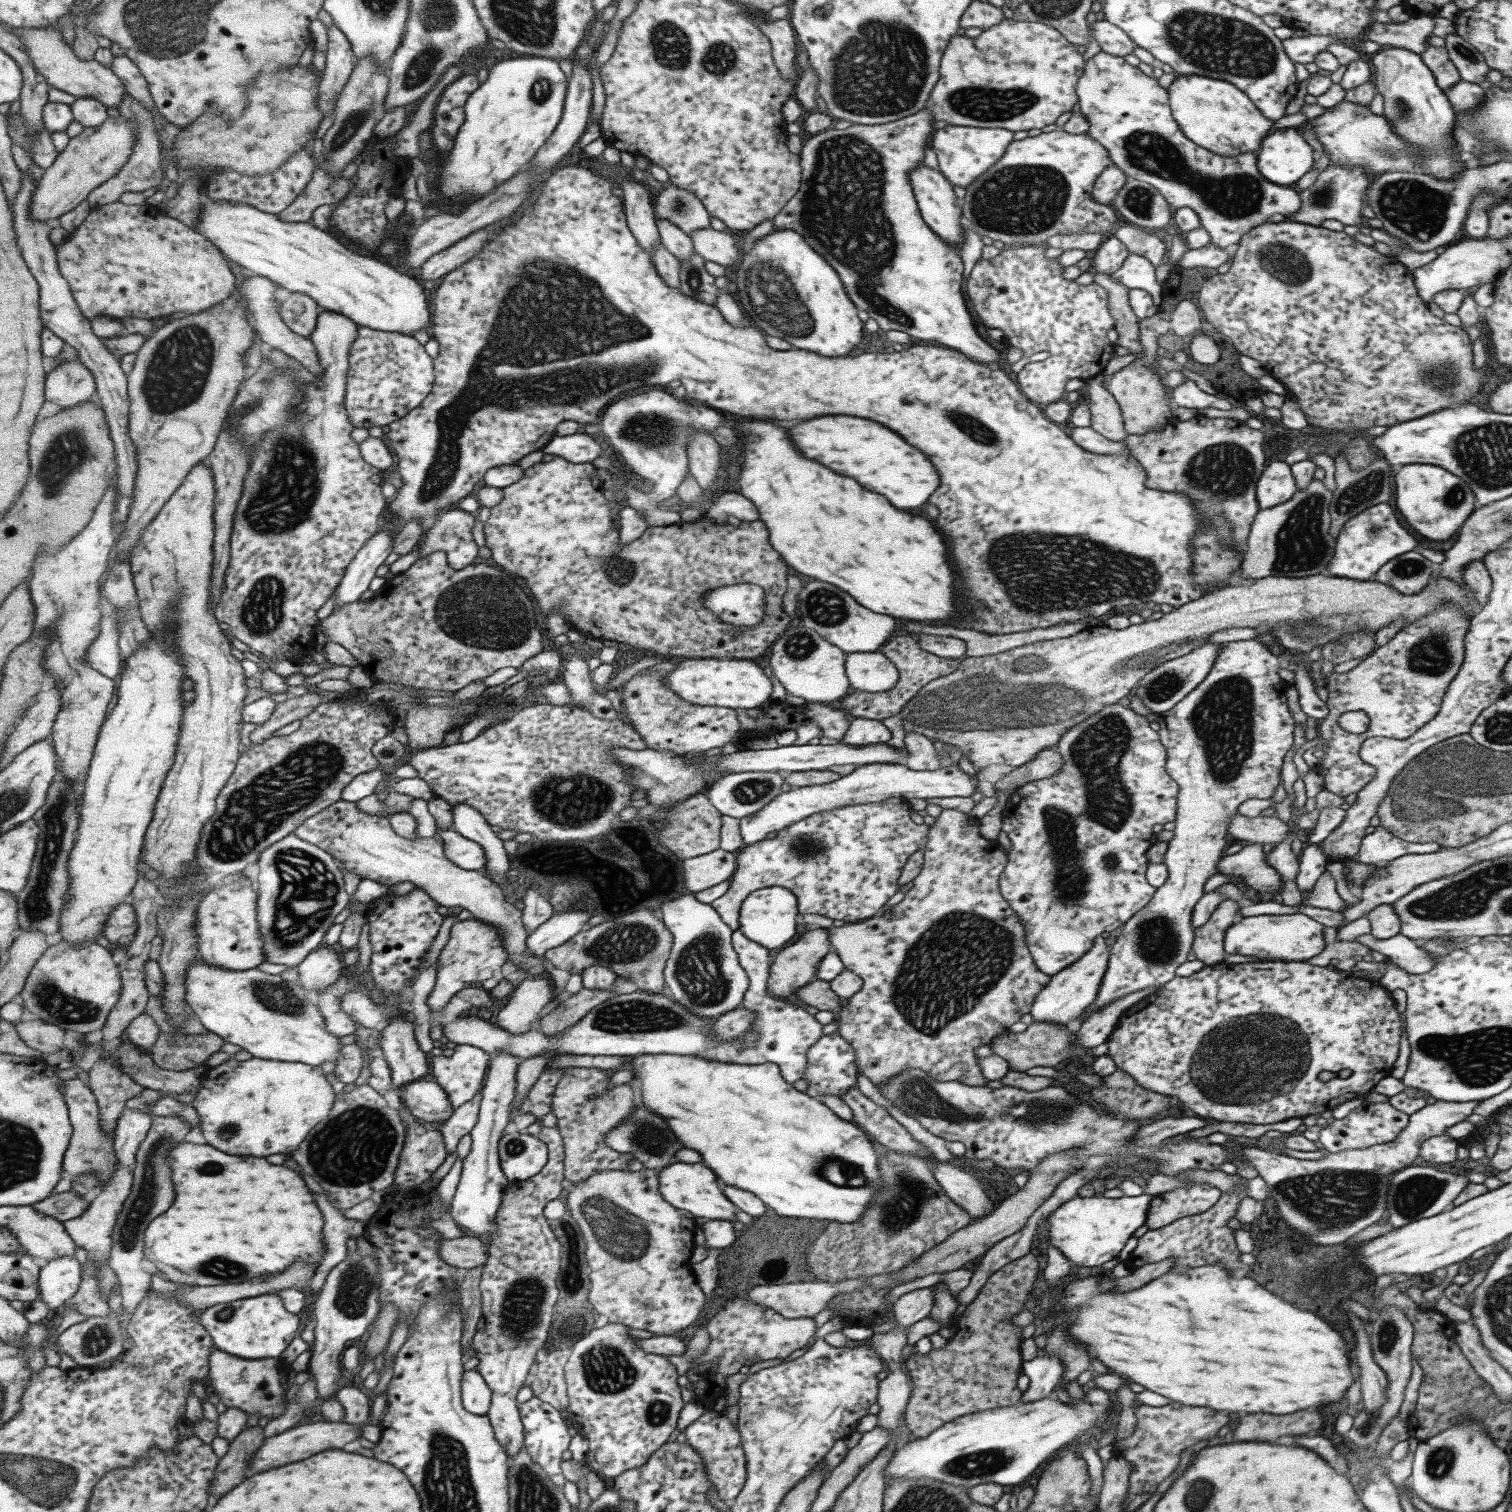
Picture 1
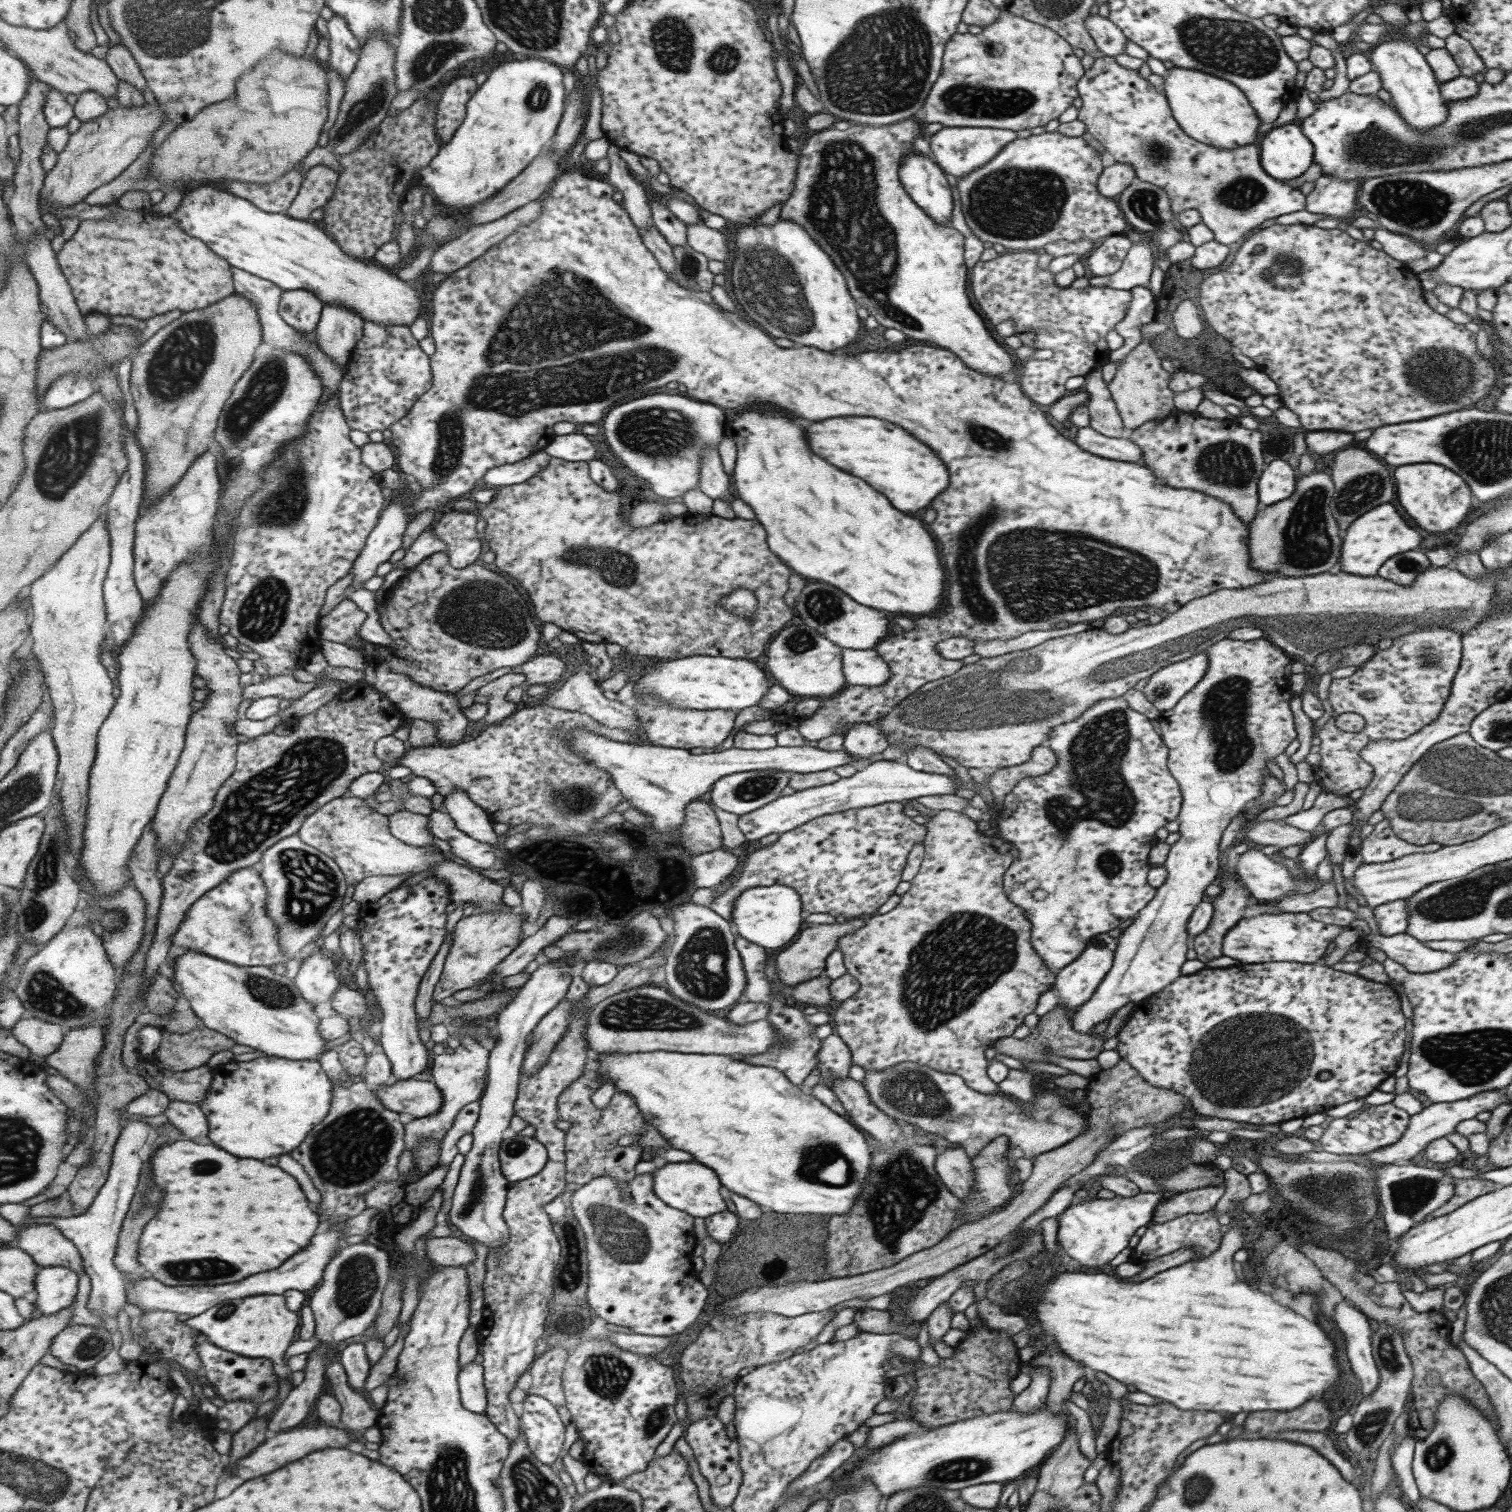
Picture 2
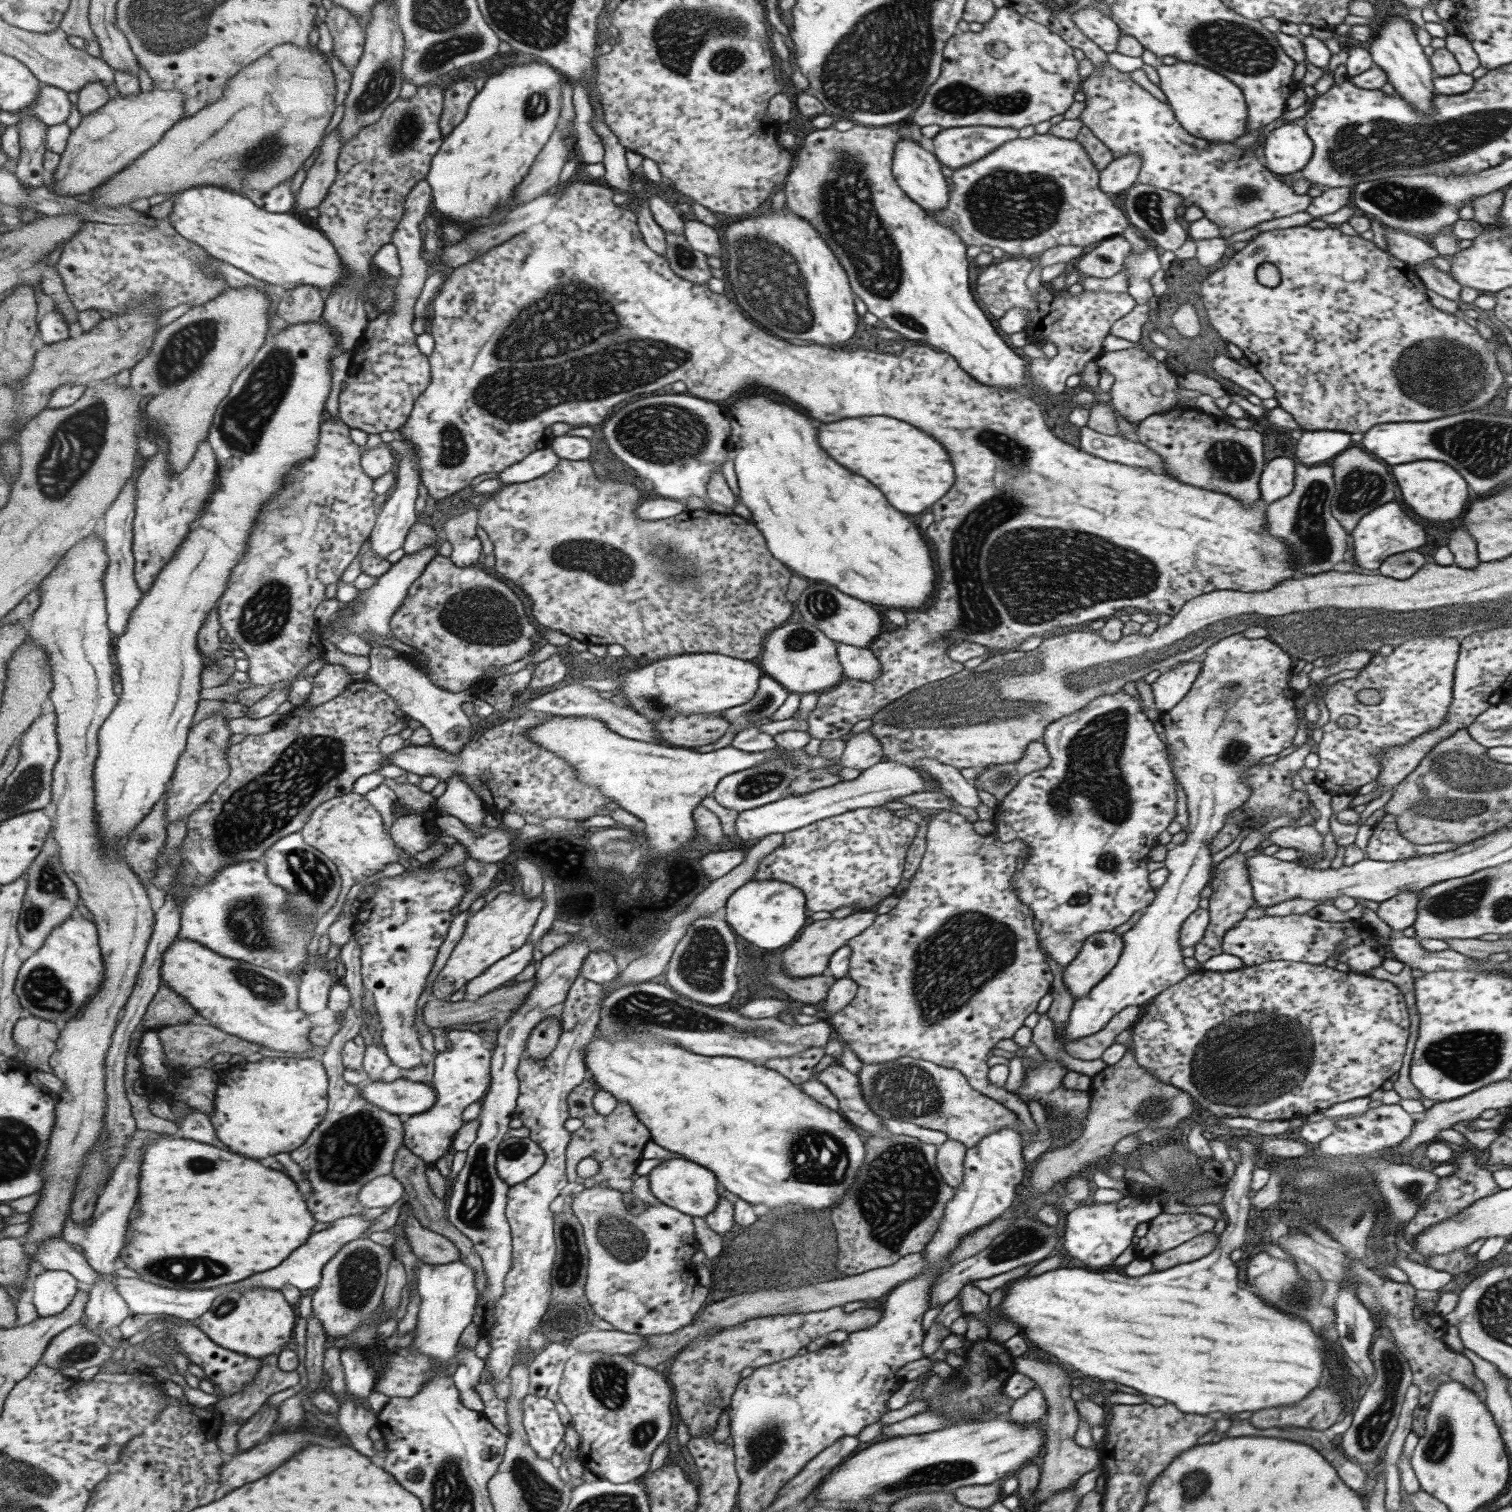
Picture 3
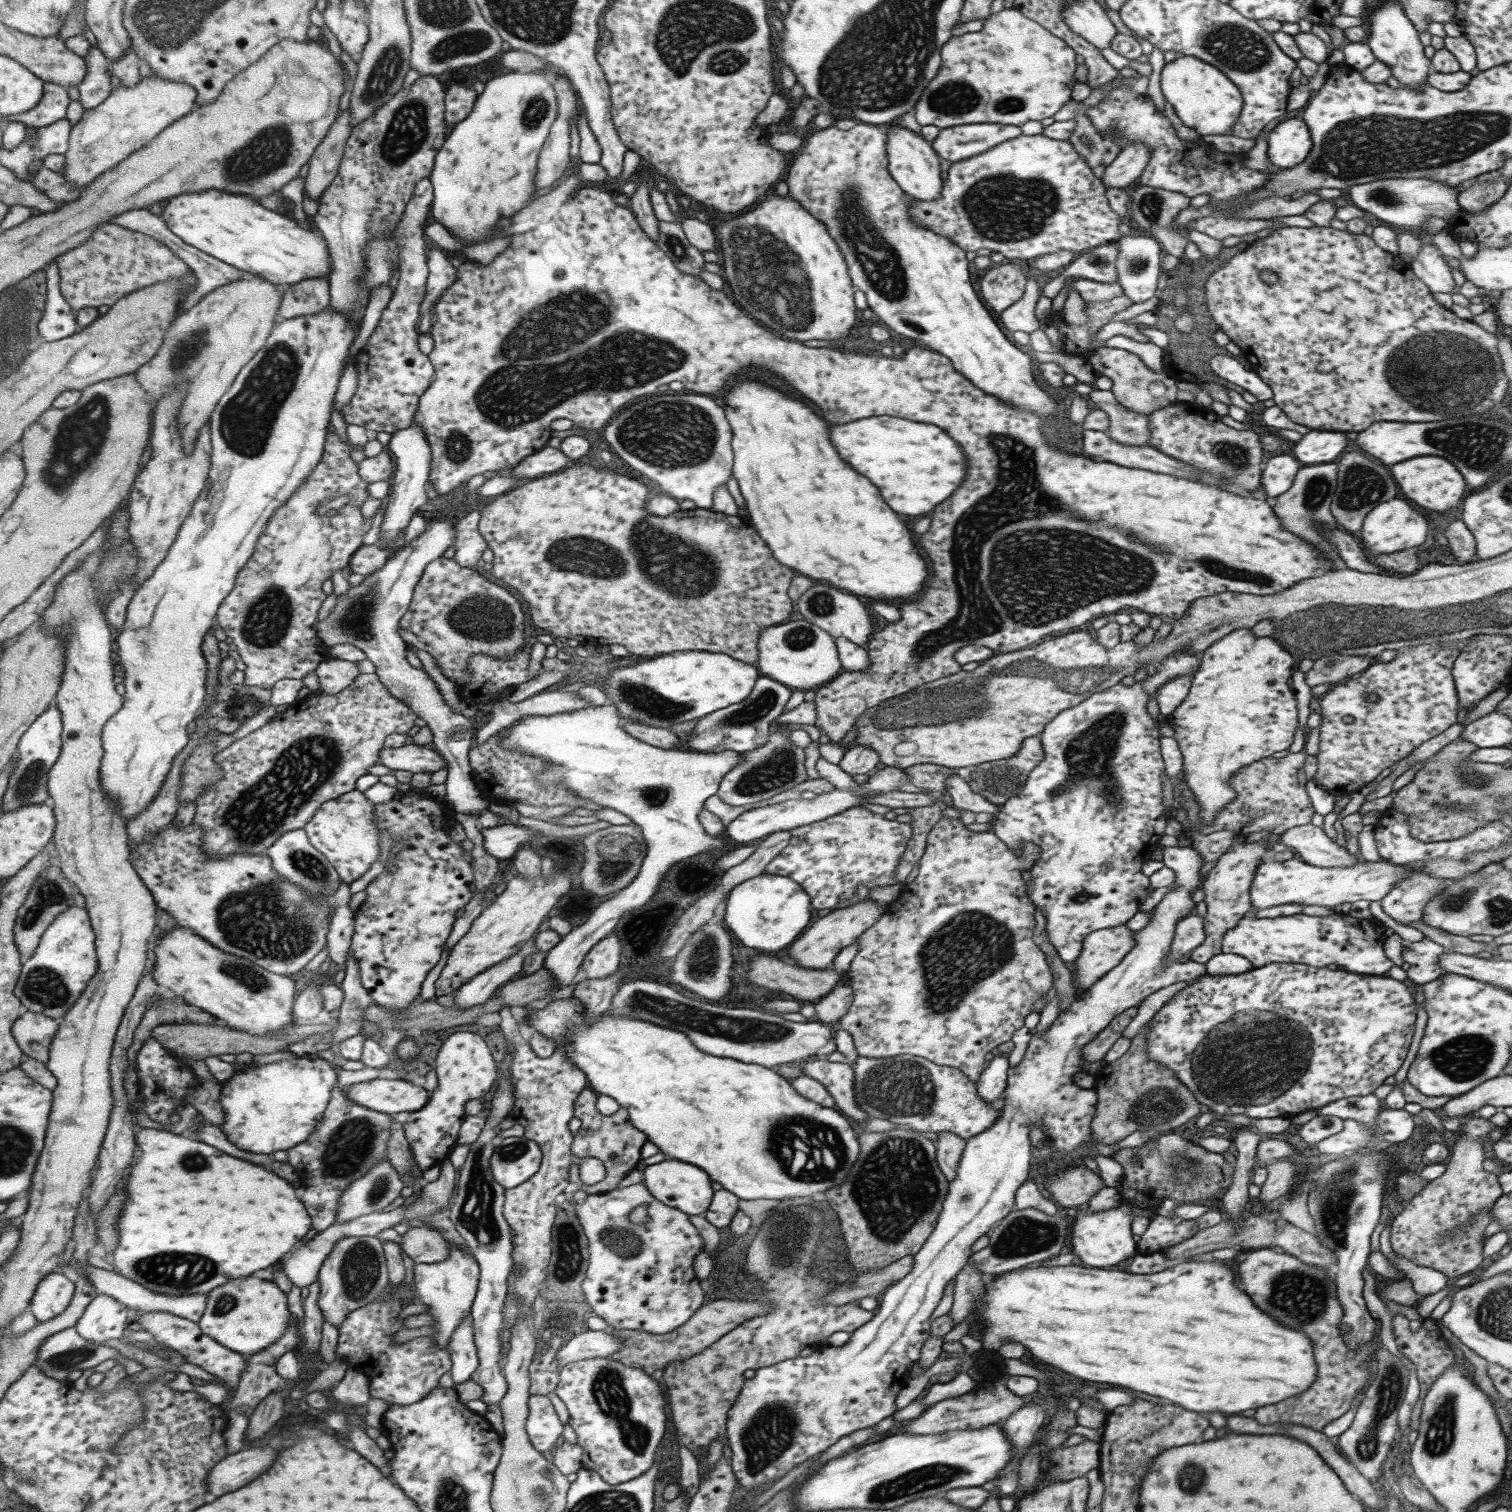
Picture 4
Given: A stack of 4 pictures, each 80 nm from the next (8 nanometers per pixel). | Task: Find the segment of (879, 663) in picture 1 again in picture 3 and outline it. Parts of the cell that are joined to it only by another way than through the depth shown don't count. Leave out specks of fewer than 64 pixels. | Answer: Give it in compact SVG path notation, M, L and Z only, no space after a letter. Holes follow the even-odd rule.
M837 643L836 652L843 676L862 681L870 681L878 677L879 661L868 648Z

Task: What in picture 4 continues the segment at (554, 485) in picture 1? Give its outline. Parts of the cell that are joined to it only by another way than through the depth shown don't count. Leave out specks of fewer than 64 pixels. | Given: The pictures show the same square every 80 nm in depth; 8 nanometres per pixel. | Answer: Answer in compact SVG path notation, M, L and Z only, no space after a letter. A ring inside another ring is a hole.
M573 464L565 468L563 472L555 472L545 478L537 478L537 480L531 479L531 482L523 486L521 484L523 482L510 491L497 495L494 502L483 508L479 528L494 554L491 574L521 594L529 605L532 624L540 632L548 632L554 637L563 636L563 638L575 639L576 642L593 645L593 647L618 644L625 647L628 653L637 654L637 656L659 656L659 654L664 655L669 652L695 650L723 653L741 662L753 664L757 660L759 631L769 625L778 625L791 612L792 600L787 596L787 589L795 572L772 557L772 552L765 541L755 532L749 522L743 521L739 515L726 516L709 509L695 507L693 510L679 510L669 516L651 516L645 510L649 490L641 482L621 476L621 474L597 472L595 468L587 464ZM609 550L613 550L613 554L619 558L621 570L619 568L613 572L609 570Z

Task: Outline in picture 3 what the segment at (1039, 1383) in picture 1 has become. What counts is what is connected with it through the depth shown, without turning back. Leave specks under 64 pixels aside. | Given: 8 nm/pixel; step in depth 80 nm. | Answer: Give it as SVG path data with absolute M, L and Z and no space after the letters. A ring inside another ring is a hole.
M1035 1385L1023 1397L1012 1401L1006 1418L1014 1424L1032 1424L1046 1414L1046 1402L1039 1386Z

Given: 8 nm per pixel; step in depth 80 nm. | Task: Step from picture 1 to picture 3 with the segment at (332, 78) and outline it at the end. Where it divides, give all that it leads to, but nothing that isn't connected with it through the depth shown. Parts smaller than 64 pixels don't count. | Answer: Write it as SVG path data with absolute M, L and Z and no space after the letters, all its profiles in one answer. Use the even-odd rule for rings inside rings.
M335 4L328 10L325 21L333 38L333 55L337 55L351 72L366 49L365 25L347 7Z

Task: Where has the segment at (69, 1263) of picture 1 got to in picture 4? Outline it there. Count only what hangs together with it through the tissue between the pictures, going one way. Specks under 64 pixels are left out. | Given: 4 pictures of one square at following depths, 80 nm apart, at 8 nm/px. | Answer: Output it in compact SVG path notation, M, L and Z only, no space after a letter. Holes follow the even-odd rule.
M63 1271L48 1274L39 1284L30 1309L37 1322L47 1322L66 1312L74 1299L77 1283L71 1282Z

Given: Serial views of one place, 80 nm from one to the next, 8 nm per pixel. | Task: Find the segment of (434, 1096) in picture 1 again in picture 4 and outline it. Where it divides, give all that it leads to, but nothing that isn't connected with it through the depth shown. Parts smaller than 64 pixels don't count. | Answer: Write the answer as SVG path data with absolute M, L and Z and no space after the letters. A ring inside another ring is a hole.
M376 1078L349 1085L347 1093L351 1100L385 1114L415 1112L430 1102L429 1092L405 1079Z

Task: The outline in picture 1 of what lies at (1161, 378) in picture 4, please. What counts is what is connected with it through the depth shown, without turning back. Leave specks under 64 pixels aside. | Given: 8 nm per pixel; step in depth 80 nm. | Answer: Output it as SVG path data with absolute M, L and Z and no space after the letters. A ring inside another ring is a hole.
M1155 313L1149 318L1144 318L1138 321L1138 339L1142 348L1142 355L1123 366L1119 371L1113 374L1102 375L1103 381L1101 386L1111 394L1115 400L1122 417L1123 428L1126 435L1129 434L1147 434L1147 432L1159 432L1165 428L1165 424L1170 420L1171 408L1169 408L1169 400L1165 389L1161 386L1161 381L1157 374L1149 370L1149 365L1152 364L1155 358L1155 340L1157 337L1165 334L1170 330L1169 321L1165 321Z

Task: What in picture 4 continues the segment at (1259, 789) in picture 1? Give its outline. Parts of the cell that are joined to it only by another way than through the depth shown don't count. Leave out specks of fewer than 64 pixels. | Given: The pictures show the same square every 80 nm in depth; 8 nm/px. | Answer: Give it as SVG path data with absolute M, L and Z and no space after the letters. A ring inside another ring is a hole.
M1245 627L1223 635L1201 653L1198 669L1190 678L1187 696L1170 712L1166 721L1173 729L1172 738L1182 756L1181 771L1184 772L1187 788L1196 796L1202 825L1214 821L1214 814L1235 796L1226 780L1237 769L1291 746L1297 725L1297 708L1287 680L1295 666L1293 655L1287 654L1272 636L1256 637L1251 629ZM1158 843L1156 850L1161 850L1161 862L1172 870L1175 878L1175 881L1169 885L1170 892L1167 892L1151 910L1149 923L1132 934L1134 946L1120 963L1098 978L1091 988L1075 992L1074 1001L1056 1016L1044 1033L1031 1034L1018 1065L1008 1067L1006 1087L1003 1090L1003 1106L998 1108L1000 1113L994 1120L995 1124L985 1132L965 1141L958 1160L956 1176L948 1182L947 1192L932 1231L921 1248L912 1255L911 1270L903 1278L884 1287L881 1300L875 1308L877 1312L863 1326L853 1331L849 1340L842 1346L833 1348L823 1344L805 1358L796 1357L772 1366L760 1367L752 1378L744 1379L741 1391L735 1397L735 1403L726 1414L726 1442L729 1444L729 1450L732 1450L733 1475L746 1489L746 1494L755 1486L783 1477L793 1467L823 1452L838 1438L859 1429L873 1427L880 1420L892 1416L896 1411L895 1397L910 1379L910 1367L919 1359L920 1349L929 1338L931 1321L929 1316L939 1304L946 1283L952 1280L968 1262L972 1253L970 1248L975 1240L988 1233L1012 1210L1014 1192L1023 1181L1027 1180L1031 1153L1029 1124L1043 1131L1051 1145L1055 1146L1055 1150L1061 1154L1067 1154L1075 1150L1079 1144L1085 1145L1092 1140L1089 1127L1095 1114L1096 1092L1090 1088L1081 1088L1072 1081L1074 1074L1082 1072L1082 1064L1085 1061L1082 1057L1082 1046L1086 1042L1091 1042L1114 1016L1127 1008L1137 1006L1150 994L1173 983L1191 981L1206 974L1203 965L1180 964L1177 960L1166 958L1170 954L1170 944L1177 922L1194 912L1195 903L1191 901L1191 895L1199 888L1201 877L1204 877L1199 873L1203 861L1191 846L1163 847Z

